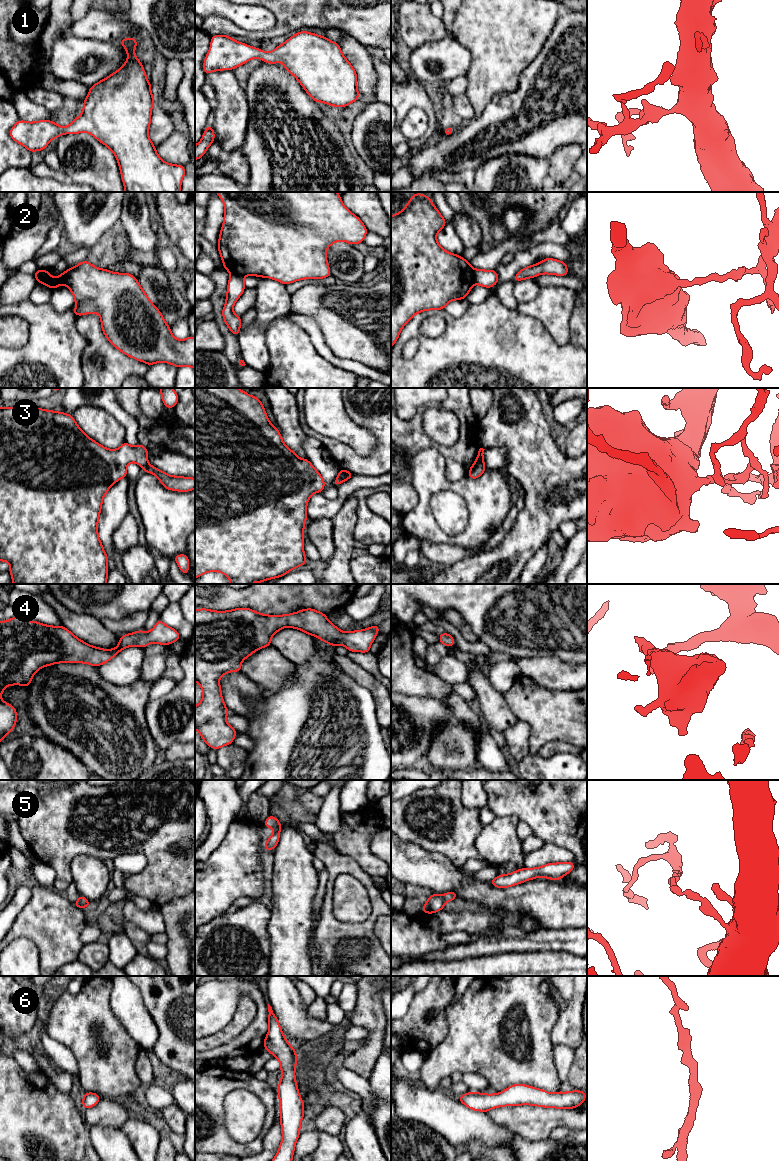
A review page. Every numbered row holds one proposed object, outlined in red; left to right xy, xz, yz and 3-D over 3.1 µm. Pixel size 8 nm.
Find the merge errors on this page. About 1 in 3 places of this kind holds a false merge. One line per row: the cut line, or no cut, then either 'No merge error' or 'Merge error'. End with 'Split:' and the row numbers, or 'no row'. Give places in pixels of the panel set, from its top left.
1: No split. No merge error
2: Split along xy (43, 270), (44, 277), (42, 283). Merge error
3: Split along yz (476, 459), (483, 464). Merge error
4: No split. No merge error
5: No split. No merge error
6: No split. No merge error
Split: 2, 3

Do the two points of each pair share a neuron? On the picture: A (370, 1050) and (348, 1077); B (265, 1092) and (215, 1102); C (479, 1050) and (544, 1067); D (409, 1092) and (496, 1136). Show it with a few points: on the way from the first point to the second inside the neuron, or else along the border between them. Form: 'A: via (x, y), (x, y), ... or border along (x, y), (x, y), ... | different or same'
A: border along (343, 1066), (367, 1079) | different
B: via (252, 1084), (230, 1083), (224, 1089) | same
C: via (495, 1050), (517, 1064), (528, 1065) | same
D: via (431, 1107), (440, 1110), (459, 1125), (474, 1125) | same

